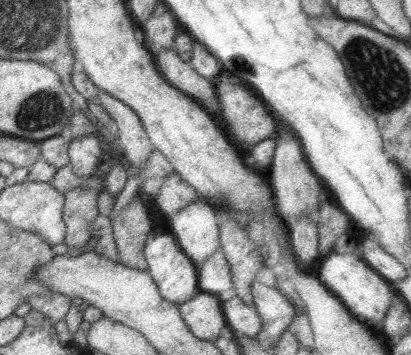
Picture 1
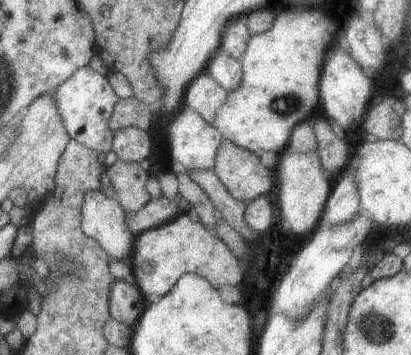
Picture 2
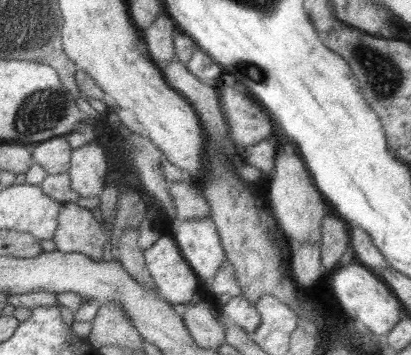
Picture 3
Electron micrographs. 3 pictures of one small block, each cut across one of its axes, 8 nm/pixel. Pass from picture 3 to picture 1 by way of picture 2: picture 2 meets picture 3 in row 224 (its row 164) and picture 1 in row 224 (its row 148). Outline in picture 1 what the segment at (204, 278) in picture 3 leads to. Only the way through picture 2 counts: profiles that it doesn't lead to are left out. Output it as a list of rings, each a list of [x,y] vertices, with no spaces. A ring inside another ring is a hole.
[[[201,198],[173,214],[169,224],[179,248],[195,266],[203,264],[221,246],[217,214],[213,206]]]

